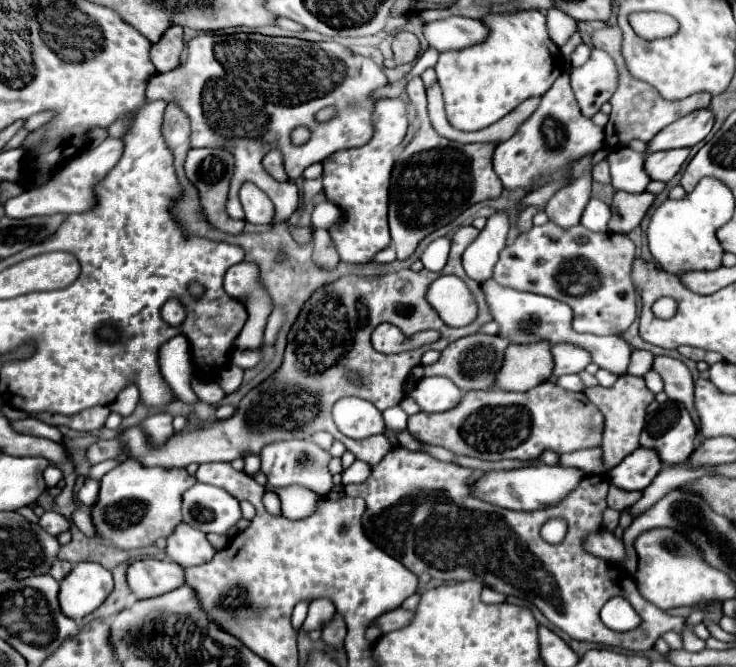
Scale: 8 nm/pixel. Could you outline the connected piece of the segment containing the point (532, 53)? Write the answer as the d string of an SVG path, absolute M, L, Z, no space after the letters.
M517 9L513 13L489 13L481 19L489 35L485 41L463 51L439 55L435 65L437 81L443 89L449 123L459 131L485 129L511 113L529 97L543 97L559 77L563 59L545 33L545 15Z

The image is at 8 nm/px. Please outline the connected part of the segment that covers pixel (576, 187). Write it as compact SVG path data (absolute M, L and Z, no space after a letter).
M593 153L579 157L573 165L573 183L569 183L565 189L559 189L545 205L545 213L553 223L573 227L581 221L581 215L591 199L591 163Z

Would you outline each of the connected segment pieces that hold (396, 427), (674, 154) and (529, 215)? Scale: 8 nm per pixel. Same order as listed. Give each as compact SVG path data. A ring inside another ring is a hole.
M400 405L386 409L382 415L386 424L384 435L392 445L397 445L397 434L406 428L408 415L400 408Z
M671 149L671 151L651 153L645 159L645 171L653 181L667 183L681 169L687 155L689 155L689 149Z
M527 207L527 209L523 209L523 211L517 215L517 227L521 229L521 233L525 233L525 231L529 231L529 229L533 227L531 219L533 219L535 213L537 213L535 207Z

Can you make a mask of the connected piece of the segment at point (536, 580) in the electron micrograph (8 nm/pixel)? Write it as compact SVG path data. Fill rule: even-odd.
M393 447L371 467L367 481L345 485L345 493L363 497L367 503L363 513L365 535L415 575L429 573L441 581L481 581L497 593L515 595L533 603L569 637L595 641L599 645L619 647L619 641L627 639L629 651L647 651L663 633L683 631L687 619L671 617L647 603L621 565L587 555L581 549L583 535L599 529L601 513L607 507L605 497L609 483L605 477L587 475L587 479L581 479L557 505L527 513L507 511L467 495L469 479L471 471L465 467L437 461L427 453ZM549 517L563 517L569 525L567 537L559 545L549 545L539 535L539 527ZM615 595L623 595L631 607L641 613L643 625L637 627L637 631L617 633L601 623L599 611L607 599Z

